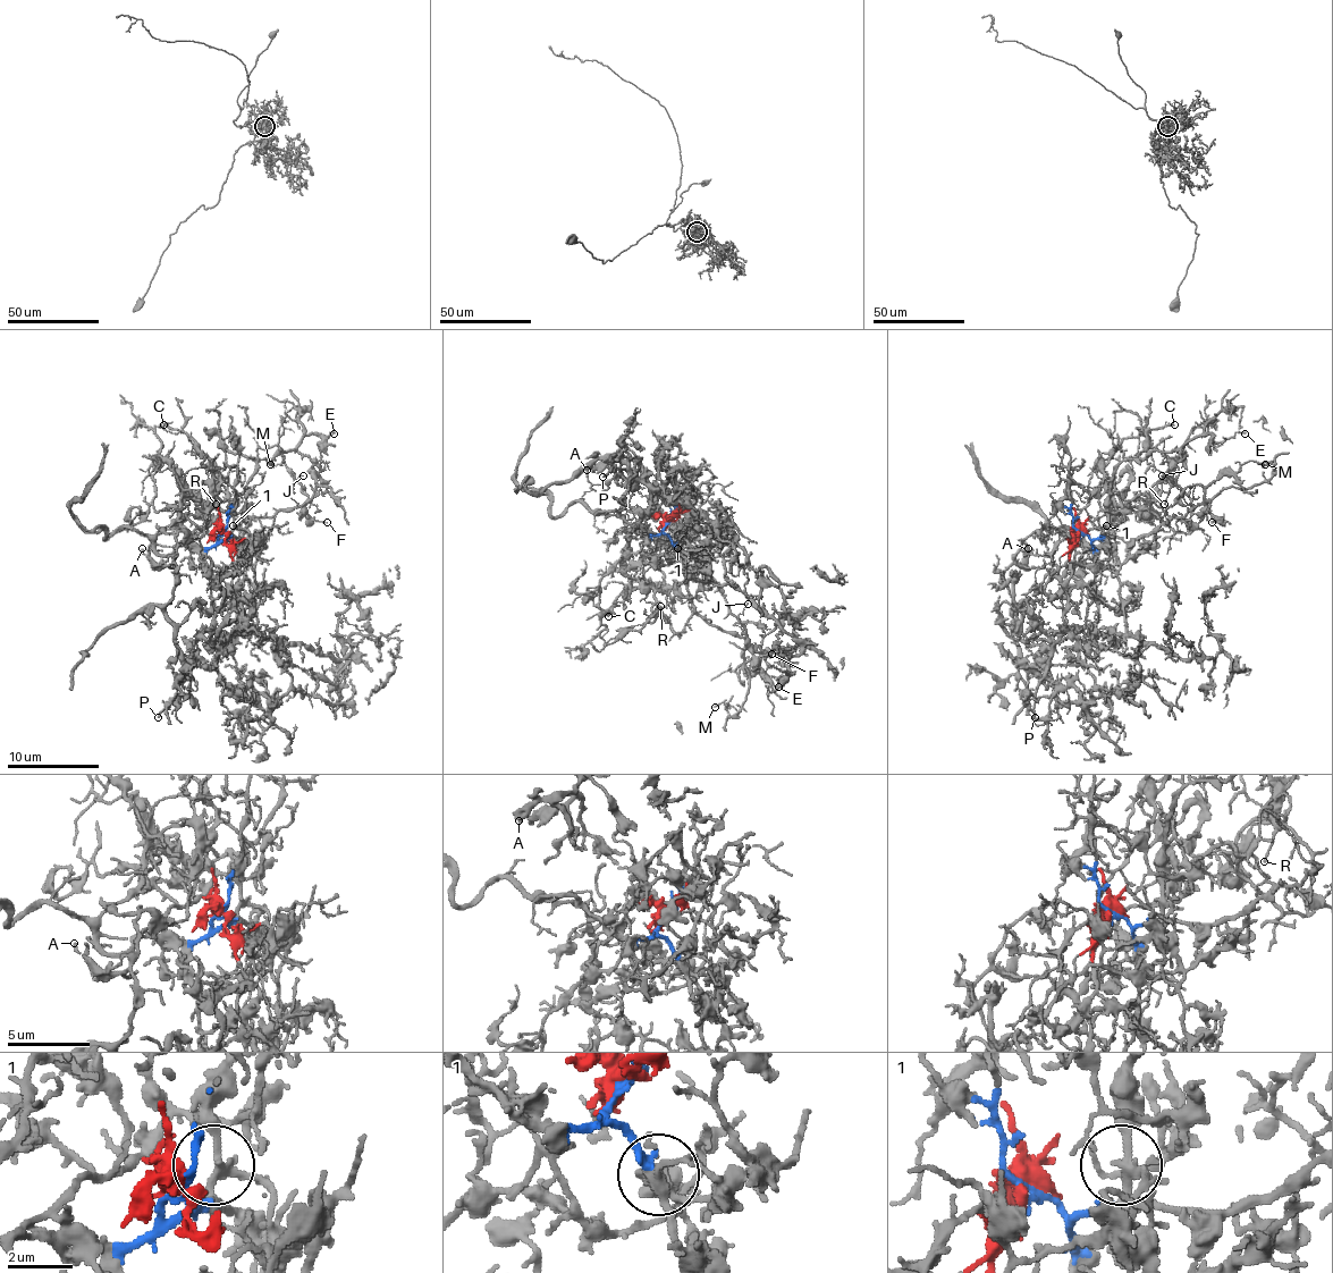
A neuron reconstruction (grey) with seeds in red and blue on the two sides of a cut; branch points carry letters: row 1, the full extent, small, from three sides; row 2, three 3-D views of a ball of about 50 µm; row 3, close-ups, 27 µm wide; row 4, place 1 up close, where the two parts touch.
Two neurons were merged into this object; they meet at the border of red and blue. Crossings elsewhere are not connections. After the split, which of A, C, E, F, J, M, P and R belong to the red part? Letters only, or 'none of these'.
A, P

